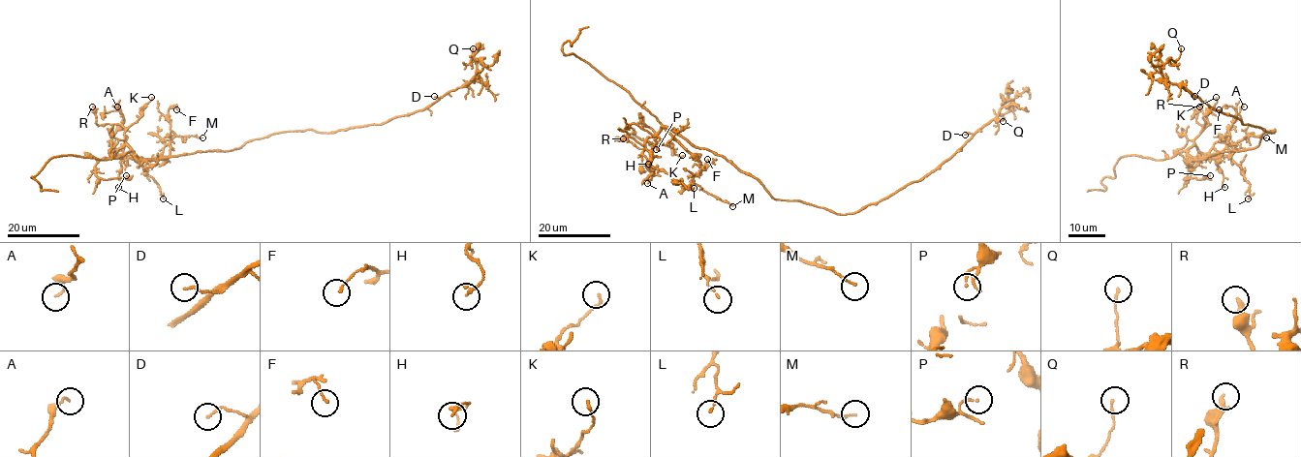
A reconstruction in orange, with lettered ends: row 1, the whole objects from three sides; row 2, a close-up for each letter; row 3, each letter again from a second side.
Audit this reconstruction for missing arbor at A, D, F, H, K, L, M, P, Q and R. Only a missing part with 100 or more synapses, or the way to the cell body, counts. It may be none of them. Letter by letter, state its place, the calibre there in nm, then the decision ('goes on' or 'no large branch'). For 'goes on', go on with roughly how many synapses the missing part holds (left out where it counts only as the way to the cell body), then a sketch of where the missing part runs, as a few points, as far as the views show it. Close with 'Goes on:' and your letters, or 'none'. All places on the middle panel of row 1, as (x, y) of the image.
A: at (647, 183); 120 nm thick; no large branch
D: at (965, 135); 130 nm thick; no large branch
F: at (707, 159); 110 nm thick; no large branch
H: at (648, 164); 170 nm thick; no large branch
K: at (682, 155); 130 nm thick; no large branch
L: at (694, 188); 110 nm thick; no large branch
M: at (732, 206); 110 nm thick; no large branch
P: at (656, 149); 130 nm thick; no large branch
Q: at (1003, 121); 140 nm thick; no large branch
R: at (623, 138); 280 nm thick; no large branch
Goes on: none

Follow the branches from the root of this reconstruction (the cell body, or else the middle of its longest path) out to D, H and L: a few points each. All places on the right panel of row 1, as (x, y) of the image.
D: (1259, 141), (1265, 132), (1274, 129), (1269, 133), (1245, 124), (1237, 117), (1216, 110), (1194, 96)
H: (1259, 141), (1254, 148), (1201, 160), (1188, 160), (1187, 152), (1194, 145), (1211, 154), (1224, 187)
L: (1259, 141), (1201, 160), (1188, 160), (1187, 152), (1194, 145), (1228, 155), (1249, 183), (1248, 198)

